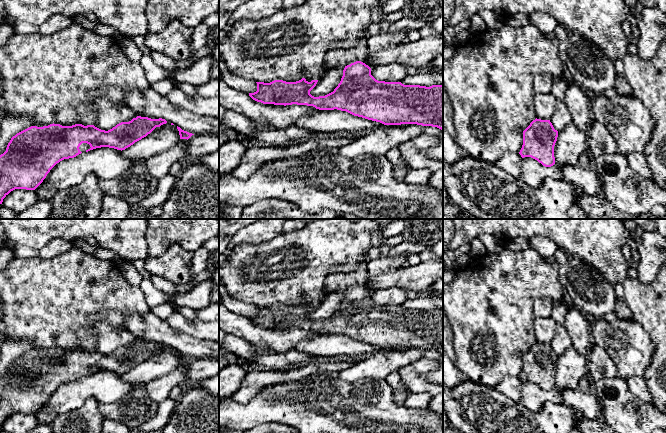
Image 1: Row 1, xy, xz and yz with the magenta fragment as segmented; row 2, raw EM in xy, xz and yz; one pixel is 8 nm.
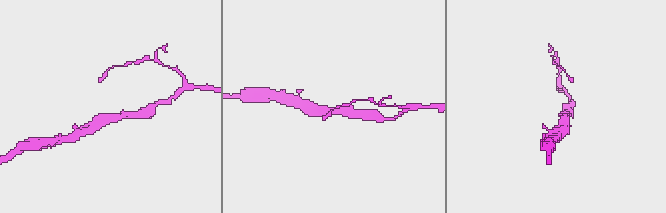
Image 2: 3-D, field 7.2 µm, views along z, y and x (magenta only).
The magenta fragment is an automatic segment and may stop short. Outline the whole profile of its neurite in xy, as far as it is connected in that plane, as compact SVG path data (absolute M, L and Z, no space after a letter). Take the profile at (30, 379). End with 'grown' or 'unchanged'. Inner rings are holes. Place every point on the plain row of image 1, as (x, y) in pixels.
M137 340L129 346L121 346L112 353L105 355L94 349L75 348L62 350L31 350L13 360L6 375L0 379L0 428L15 413L35 414L46 402L50 394L64 383L74 382L90 374L109 371L125 374L135 366L150 358L156 351L166 348L165 343L151 343Z; grown

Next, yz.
M535 343L523 355L523 369L519 376L522 382L531 381L545 391L555 388L554 370L558 355L550 344Z; unchanged

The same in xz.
M368 254L365 256L365 260L362 261L355 270L350 271L350 272L337 272L337 273L332 273L330 274L325 281L325 288L324 288L324 297L322 298L322 301L326 299L326 297L337 291L342 291L344 290L343 294L343 300L341 302L340 307L338 310L334 313L333 316L325 319L325 320L319 320L319 321L314 321L310 318L310 315L316 310L318 304L312 304L311 306L308 306L305 302L302 302L299 305L296 306L286 306L283 304L274 304L270 307L264 307L264 306L256 306L257 307L257 315L254 317L249 317L249 320L257 325L261 326L263 328L274 328L274 329L292 329L292 328L297 328L297 329L307 329L307 330L313 330L316 333L319 334L341 334L341 335L346 335L354 340L362 341L368 344L380 346L384 349L401 349L401 348L417 348L417 349L422 349L422 350L432 350L432 351L437 351L441 354L443 354L443 309L432 309L430 311L426 310L420 310L420 309L404 309L401 306L385 306L385 305L378 305L376 304L372 299L371 299L371 292L363 287L362 285L367 281L367 263L369 261L369 256Z; grown

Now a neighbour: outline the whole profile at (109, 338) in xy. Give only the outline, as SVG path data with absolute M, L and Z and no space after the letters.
M97 322L94 326L97 332L95 351L108 355L121 346L129 346L139 340L125 329L117 329L105 322Z

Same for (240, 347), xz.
M230 334L224 338L223 348L240 359L251 359L260 368L268 371L287 371L294 367L302 367L316 362L318 358L316 355L297 350L289 350L285 353L259 354L251 343Z

